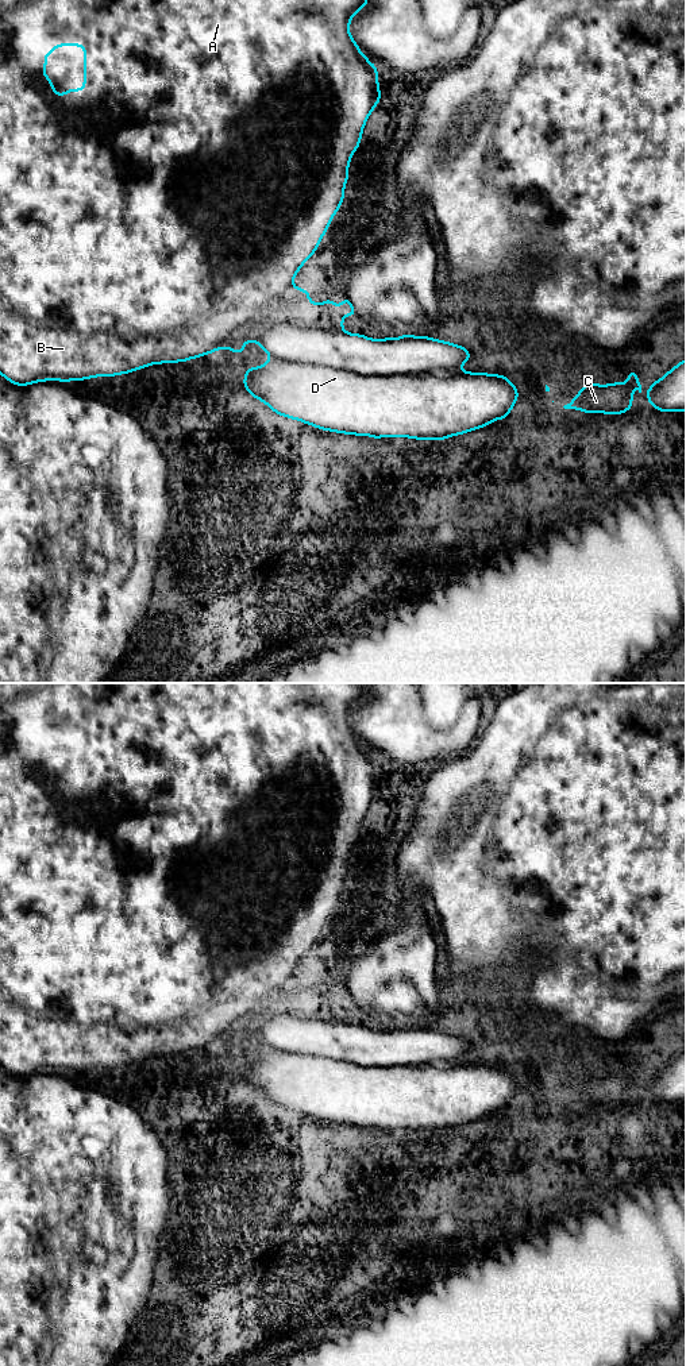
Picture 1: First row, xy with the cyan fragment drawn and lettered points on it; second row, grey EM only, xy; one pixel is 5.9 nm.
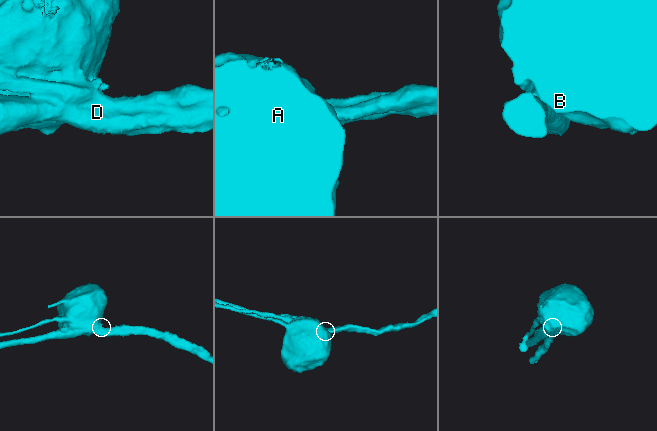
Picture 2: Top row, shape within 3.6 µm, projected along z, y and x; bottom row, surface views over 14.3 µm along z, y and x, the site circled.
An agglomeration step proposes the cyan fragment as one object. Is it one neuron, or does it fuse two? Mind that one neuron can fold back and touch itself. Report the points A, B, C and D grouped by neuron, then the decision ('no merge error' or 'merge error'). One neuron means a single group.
A B / C D; merge error

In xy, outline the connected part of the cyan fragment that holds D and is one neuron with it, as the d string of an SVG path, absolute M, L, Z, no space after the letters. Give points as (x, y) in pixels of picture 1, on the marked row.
M281 324L270 328L259 343L273 358L261 367L247 368L243 378L246 390L277 414L329 432L367 435L373 439L411 437L443 441L506 418L519 400L519 391L508 377L459 371L458 368L470 359L470 351L429 336L370 339L358 333Z

